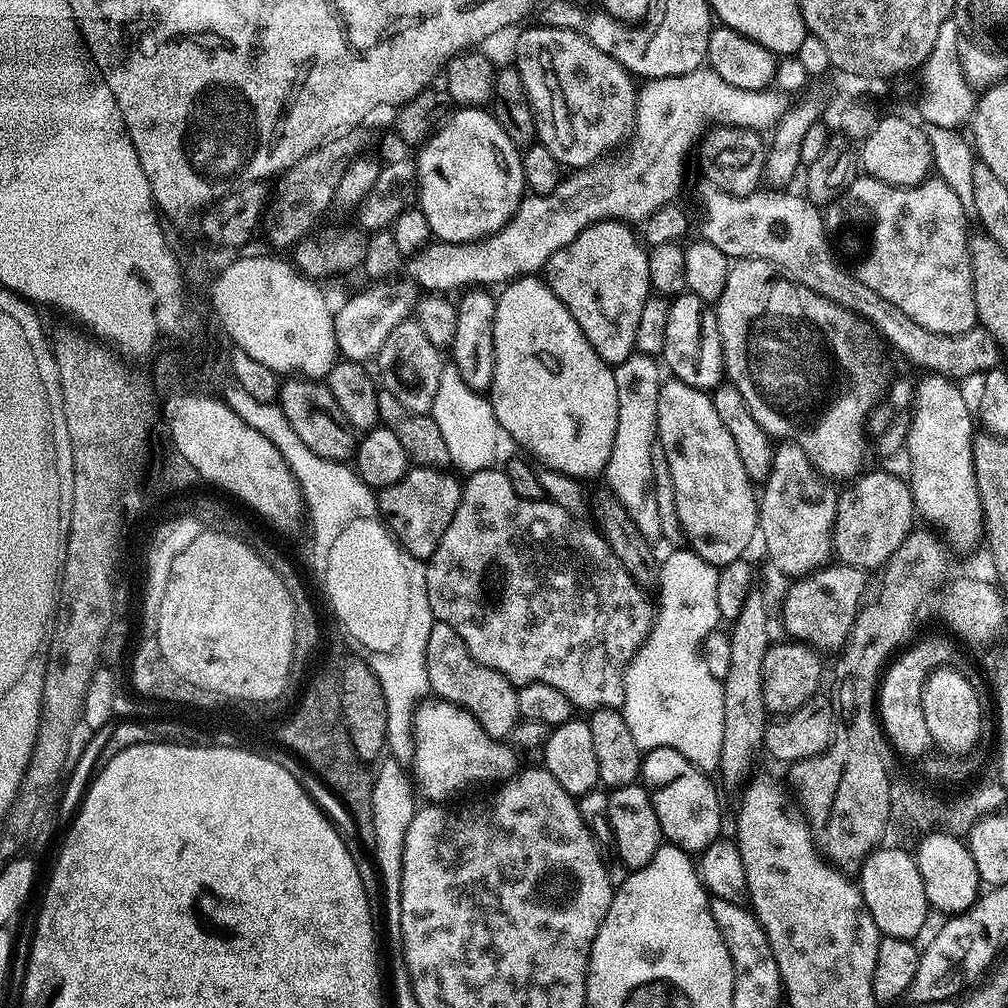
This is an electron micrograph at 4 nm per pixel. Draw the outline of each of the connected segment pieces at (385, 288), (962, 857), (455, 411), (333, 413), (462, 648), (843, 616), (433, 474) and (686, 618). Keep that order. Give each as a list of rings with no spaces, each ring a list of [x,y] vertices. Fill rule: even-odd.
[[[393,279],[391,282],[376,282],[365,292],[352,296],[334,312],[334,338],[341,349],[351,344],[373,344],[379,346],[386,342],[390,330],[415,313],[418,288],[411,279]]]
[[[932,830],[923,837],[920,849],[914,855],[918,874],[922,874],[922,886],[926,886],[926,898],[933,909],[943,914],[959,914],[965,912],[976,897],[981,895],[982,885],[978,866],[974,866],[974,858],[970,854],[967,843],[961,837],[946,831]]]
[[[448,364],[439,378],[438,391],[432,403],[431,416],[438,423],[442,438],[449,447],[452,464],[464,474],[493,467],[498,456],[500,427],[494,418],[491,401],[481,393],[476,393],[463,382],[455,365]]]
[[[308,378],[287,380],[290,381],[285,381],[279,389],[278,403],[290,426],[297,431],[298,438],[314,454],[326,458],[327,461],[347,463],[353,459],[358,443],[357,435],[345,422],[342,410],[339,409],[338,402],[334,400],[327,383]]]
[[[439,622],[433,624],[426,643],[425,668],[429,689],[439,699],[449,700],[471,713],[482,730],[496,740],[511,737],[514,726],[522,719],[518,710],[517,685],[498,674],[498,670],[490,670],[490,666],[482,666],[482,662],[475,660],[470,650],[466,650],[466,642],[458,638],[458,630],[454,630],[454,626]]]
[[[836,562],[810,576],[799,577],[784,596],[784,628],[792,635],[789,637],[817,650],[843,649],[856,621],[856,613],[862,607],[860,595],[864,592],[864,576],[865,569]]]
[[[412,466],[404,477],[394,482],[394,486],[379,489],[376,497],[376,504],[380,507],[380,515],[388,531],[401,548],[423,562],[432,557],[442,534],[446,534],[446,526],[450,526],[450,518],[454,518],[454,510],[458,510],[462,484],[450,473],[439,468]]]
[[[691,550],[669,552],[668,557],[660,560],[660,604],[658,600],[652,629],[624,671],[622,711],[634,742],[638,742],[645,753],[653,752],[656,748],[678,750],[678,754],[682,754],[682,758],[686,758],[699,772],[712,774],[720,767],[722,730],[726,730],[724,685],[707,670],[699,646],[722,620],[718,610],[718,568]]]

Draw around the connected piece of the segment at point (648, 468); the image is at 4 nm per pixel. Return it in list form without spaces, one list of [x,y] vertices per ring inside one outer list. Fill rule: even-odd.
[[[633,354],[626,362],[615,365],[614,386],[618,386],[618,430],[614,430],[614,450],[610,450],[608,465],[604,467],[603,479],[608,479],[607,491],[626,506],[634,526],[642,530],[647,540],[661,539],[659,532],[657,499],[654,494],[654,473],[651,451],[658,441],[658,394],[662,383],[661,365],[651,356]]]

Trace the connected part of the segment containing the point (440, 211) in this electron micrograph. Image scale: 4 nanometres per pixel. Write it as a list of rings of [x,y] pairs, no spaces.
[[[461,107],[459,110],[453,111],[452,115],[448,117],[447,122],[430,137],[428,143],[423,145],[419,149],[419,152],[420,157],[416,156],[414,160],[417,170],[418,206],[422,210],[422,214],[426,214],[426,222],[430,222],[430,230],[437,241],[446,244],[467,244],[482,240],[485,236],[490,236],[493,232],[500,231],[507,224],[508,219],[515,214],[516,207],[520,205],[521,200],[526,195],[524,175],[522,174],[521,149],[506,136],[506,131],[502,130],[502,126],[496,121],[493,113],[485,110],[483,107]]]

